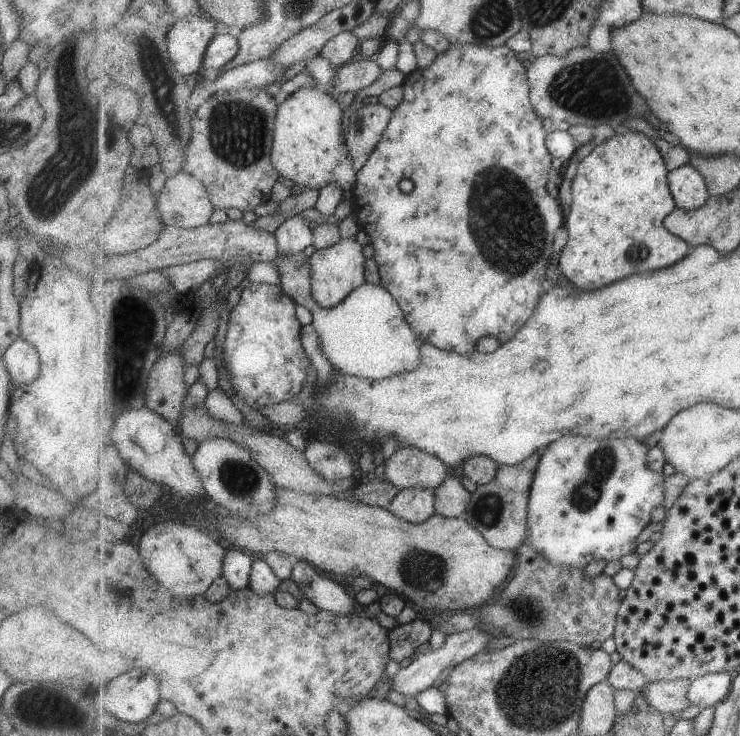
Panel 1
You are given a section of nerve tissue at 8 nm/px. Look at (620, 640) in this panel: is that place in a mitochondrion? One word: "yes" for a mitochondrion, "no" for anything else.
no

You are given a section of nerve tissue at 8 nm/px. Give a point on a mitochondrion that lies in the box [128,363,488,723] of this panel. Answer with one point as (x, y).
(422, 570)

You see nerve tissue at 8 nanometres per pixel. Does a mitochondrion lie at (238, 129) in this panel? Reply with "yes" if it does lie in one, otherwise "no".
yes

